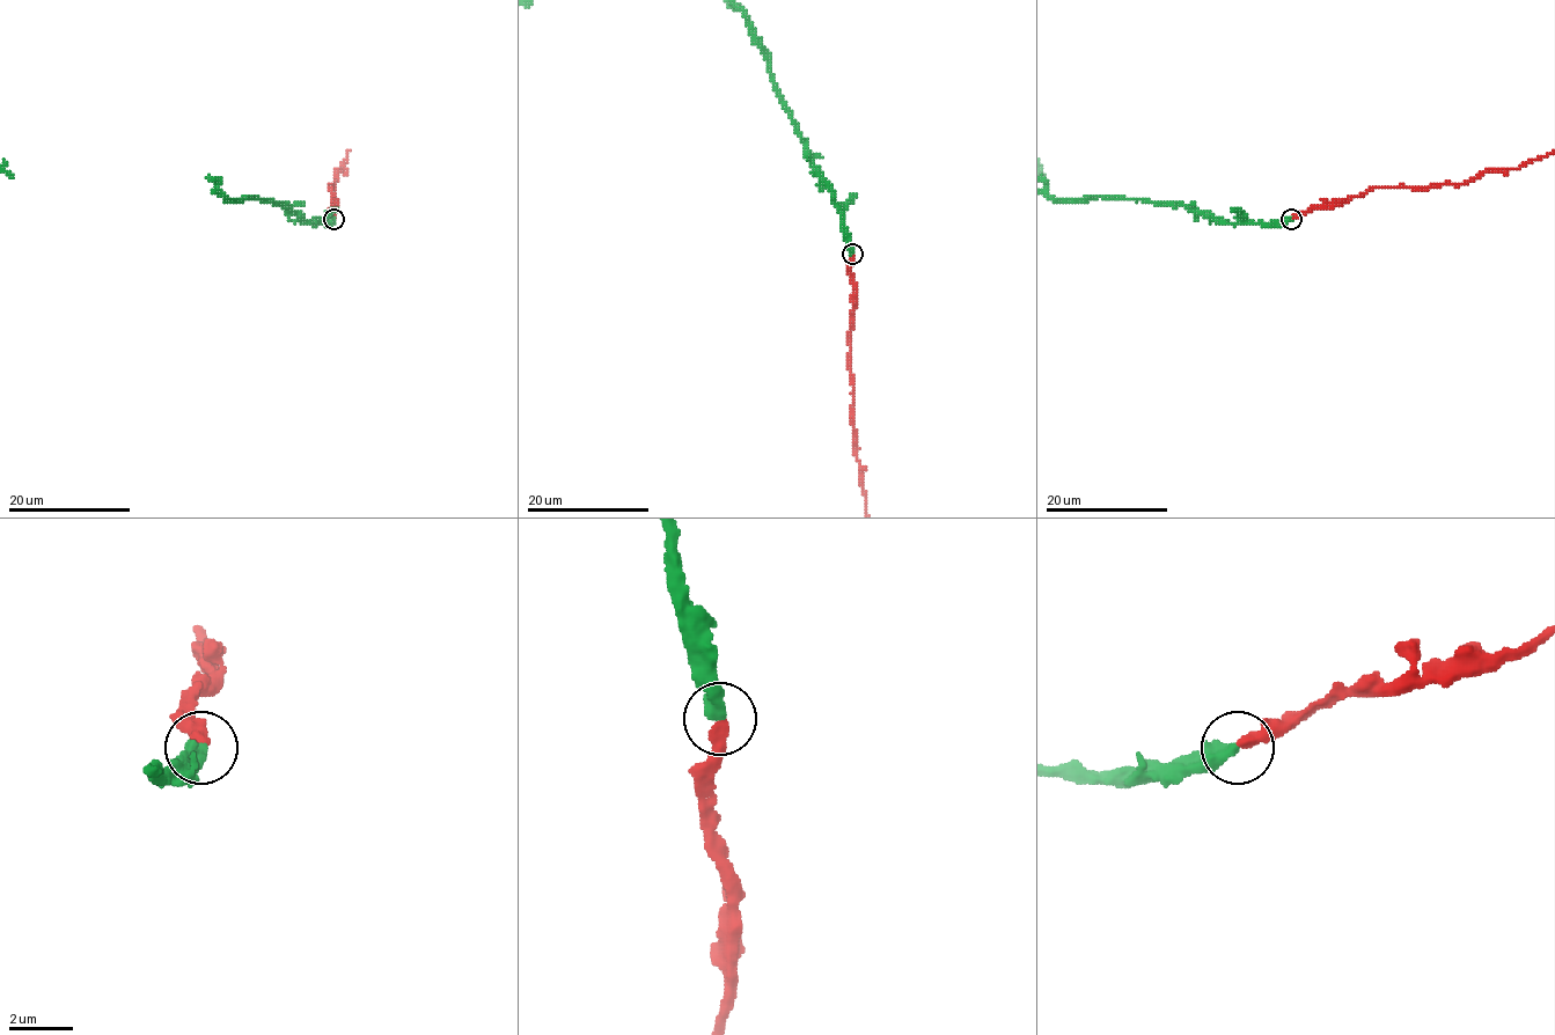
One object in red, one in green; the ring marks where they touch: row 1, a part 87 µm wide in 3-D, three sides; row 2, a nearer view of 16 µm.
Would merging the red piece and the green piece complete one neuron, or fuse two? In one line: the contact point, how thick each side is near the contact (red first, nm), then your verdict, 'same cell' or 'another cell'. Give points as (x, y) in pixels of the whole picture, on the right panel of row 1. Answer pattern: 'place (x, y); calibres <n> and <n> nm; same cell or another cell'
place (1291, 219); calibres 360 and 440 nm; same cell

